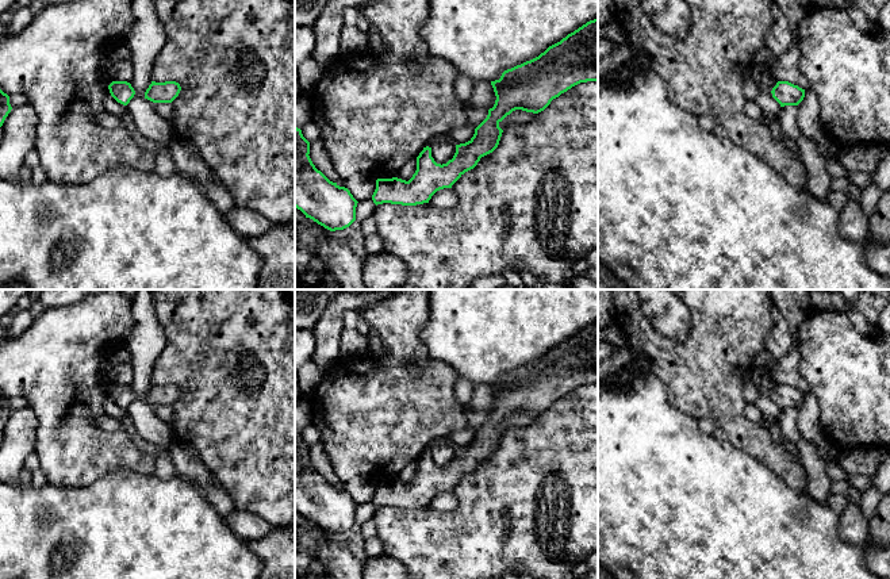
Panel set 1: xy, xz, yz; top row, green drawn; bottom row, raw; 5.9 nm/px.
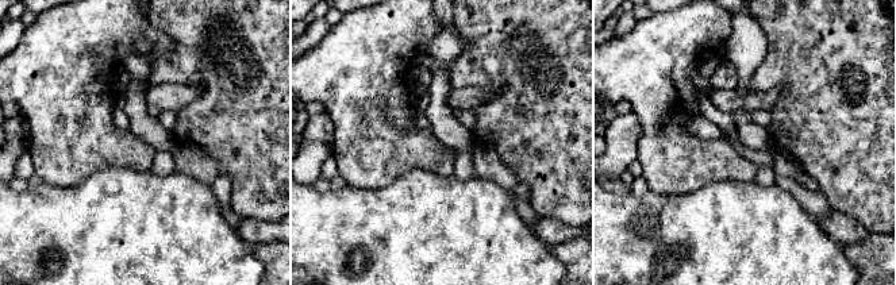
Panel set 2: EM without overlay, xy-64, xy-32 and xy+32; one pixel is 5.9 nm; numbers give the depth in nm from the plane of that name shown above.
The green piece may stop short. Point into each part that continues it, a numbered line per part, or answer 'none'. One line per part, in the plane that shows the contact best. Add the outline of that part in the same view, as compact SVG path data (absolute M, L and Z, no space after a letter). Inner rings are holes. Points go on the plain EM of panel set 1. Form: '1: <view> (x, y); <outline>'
none

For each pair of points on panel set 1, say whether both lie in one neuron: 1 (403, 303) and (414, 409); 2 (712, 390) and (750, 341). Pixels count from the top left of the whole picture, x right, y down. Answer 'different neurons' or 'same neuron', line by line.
1: same neuron
2: same neuron

